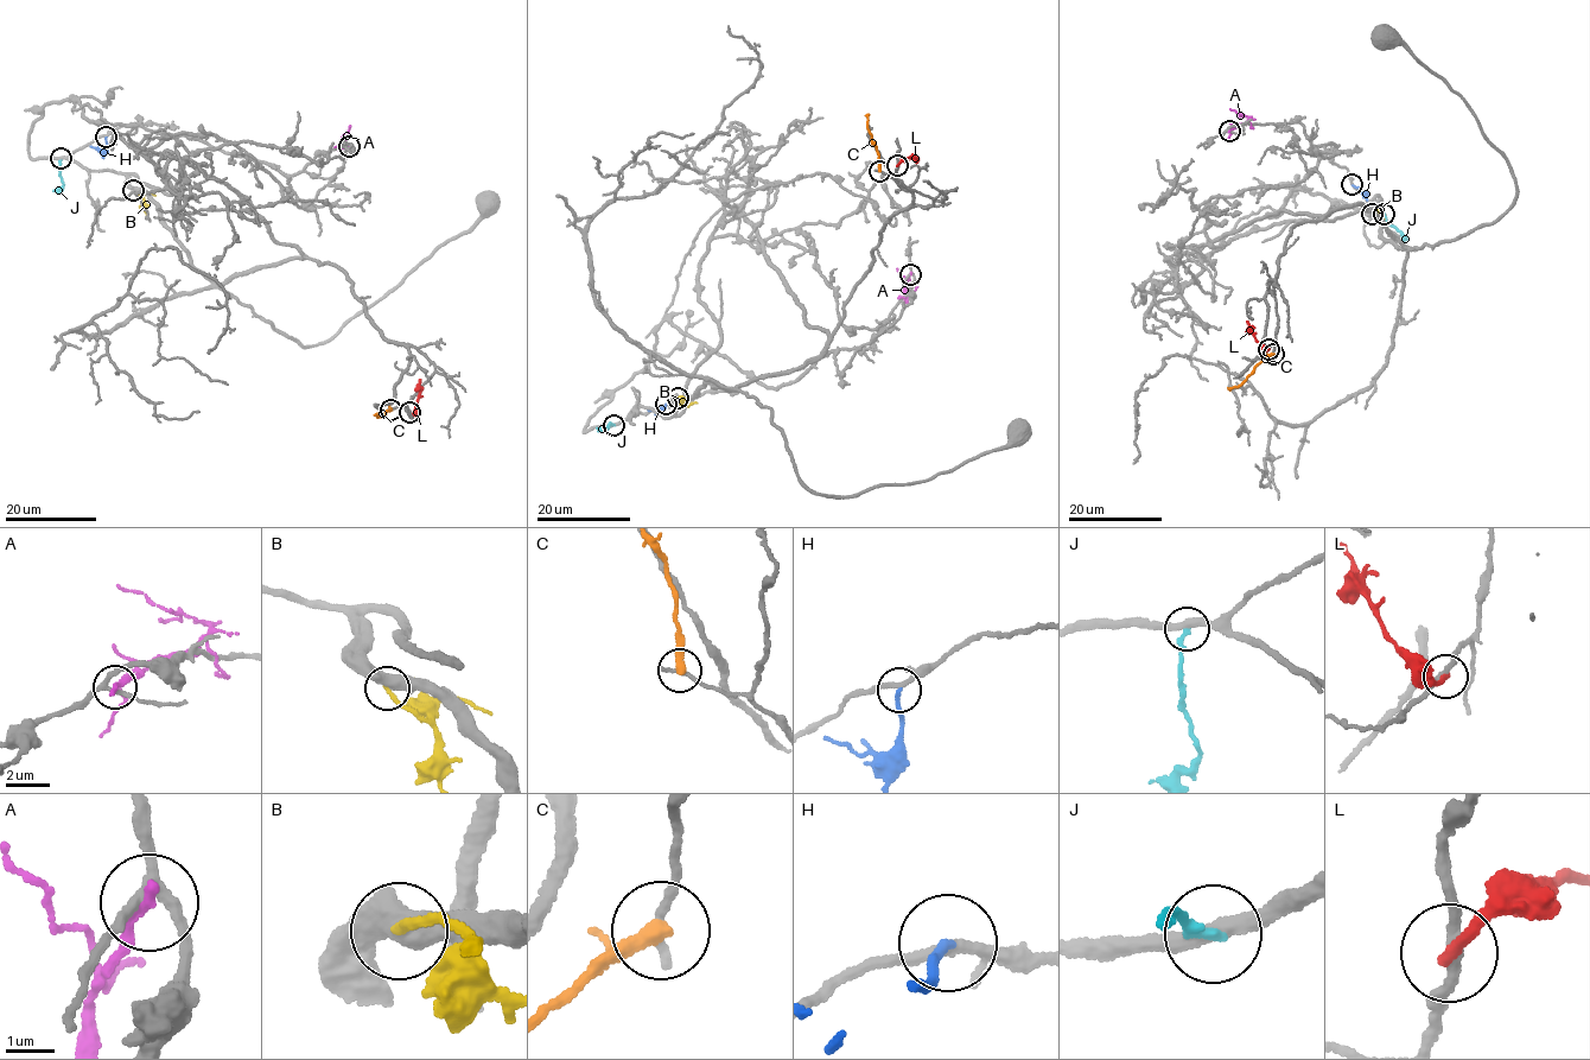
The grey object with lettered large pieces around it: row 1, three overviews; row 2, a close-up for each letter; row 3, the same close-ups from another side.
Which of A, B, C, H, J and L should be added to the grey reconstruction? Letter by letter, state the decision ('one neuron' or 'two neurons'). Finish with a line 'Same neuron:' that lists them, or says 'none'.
A: two neurons
B: two neurons
C: two neurons
H: two neurons
J: two neurons
L: two neurons
Same neuron: none

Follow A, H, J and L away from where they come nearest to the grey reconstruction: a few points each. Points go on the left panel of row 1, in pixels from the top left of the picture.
A: (348, 145), (343, 143), (350, 126)
H: (106, 137), (103, 148), (90, 146)
J: (61, 159), (63, 184), (52, 190)
L: (409, 412), (413, 413), (417, 404), (420, 379)

